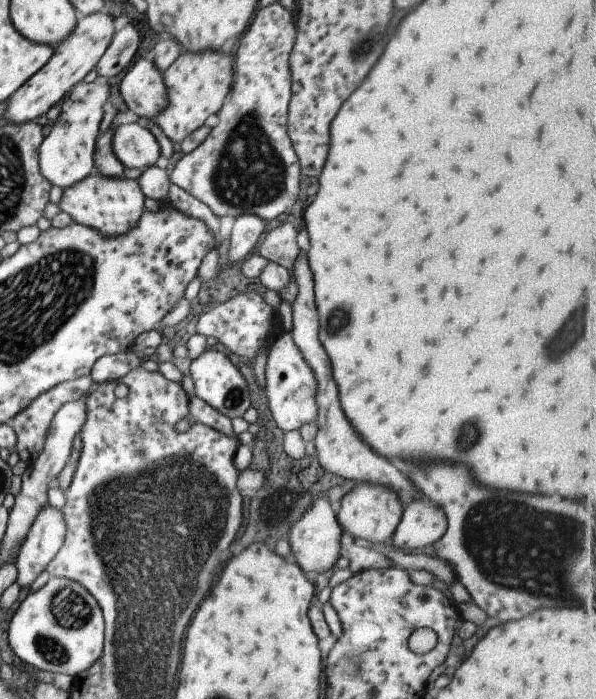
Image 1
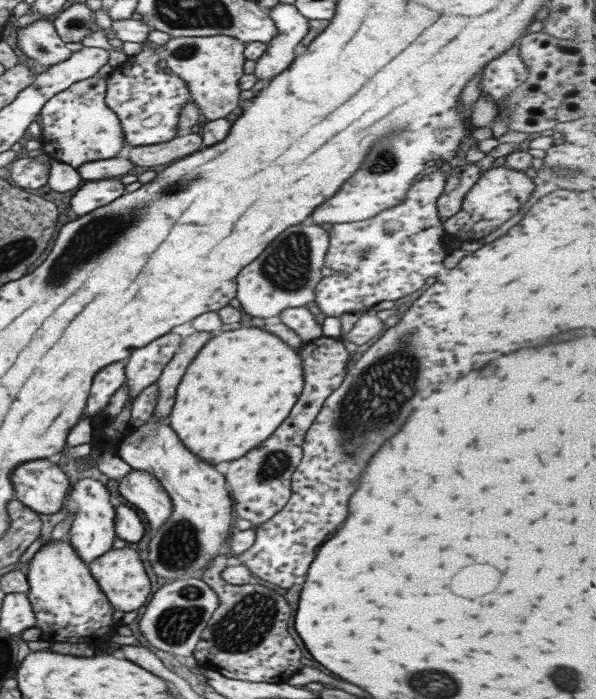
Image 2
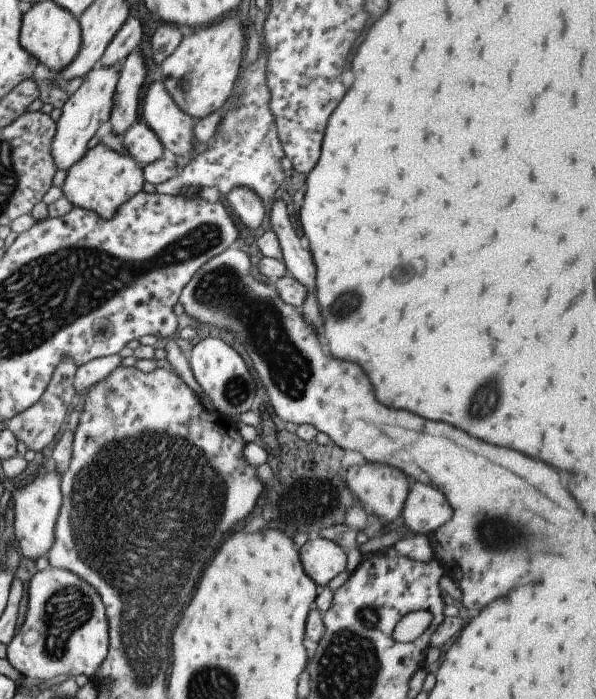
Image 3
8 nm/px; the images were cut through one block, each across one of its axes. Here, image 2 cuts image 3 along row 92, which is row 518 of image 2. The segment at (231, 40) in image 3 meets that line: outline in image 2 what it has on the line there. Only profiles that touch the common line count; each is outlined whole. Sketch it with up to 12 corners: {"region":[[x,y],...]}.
{"region":[[149,417],[116,455],[172,510],[147,562],[199,578],[231,526],[224,476]]}

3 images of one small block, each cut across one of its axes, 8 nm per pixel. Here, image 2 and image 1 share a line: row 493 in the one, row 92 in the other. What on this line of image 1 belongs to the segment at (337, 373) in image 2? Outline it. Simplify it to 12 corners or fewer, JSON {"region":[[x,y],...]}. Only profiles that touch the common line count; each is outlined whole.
{"region":[[259,8],[175,186],[215,216],[283,217],[294,11]]}

